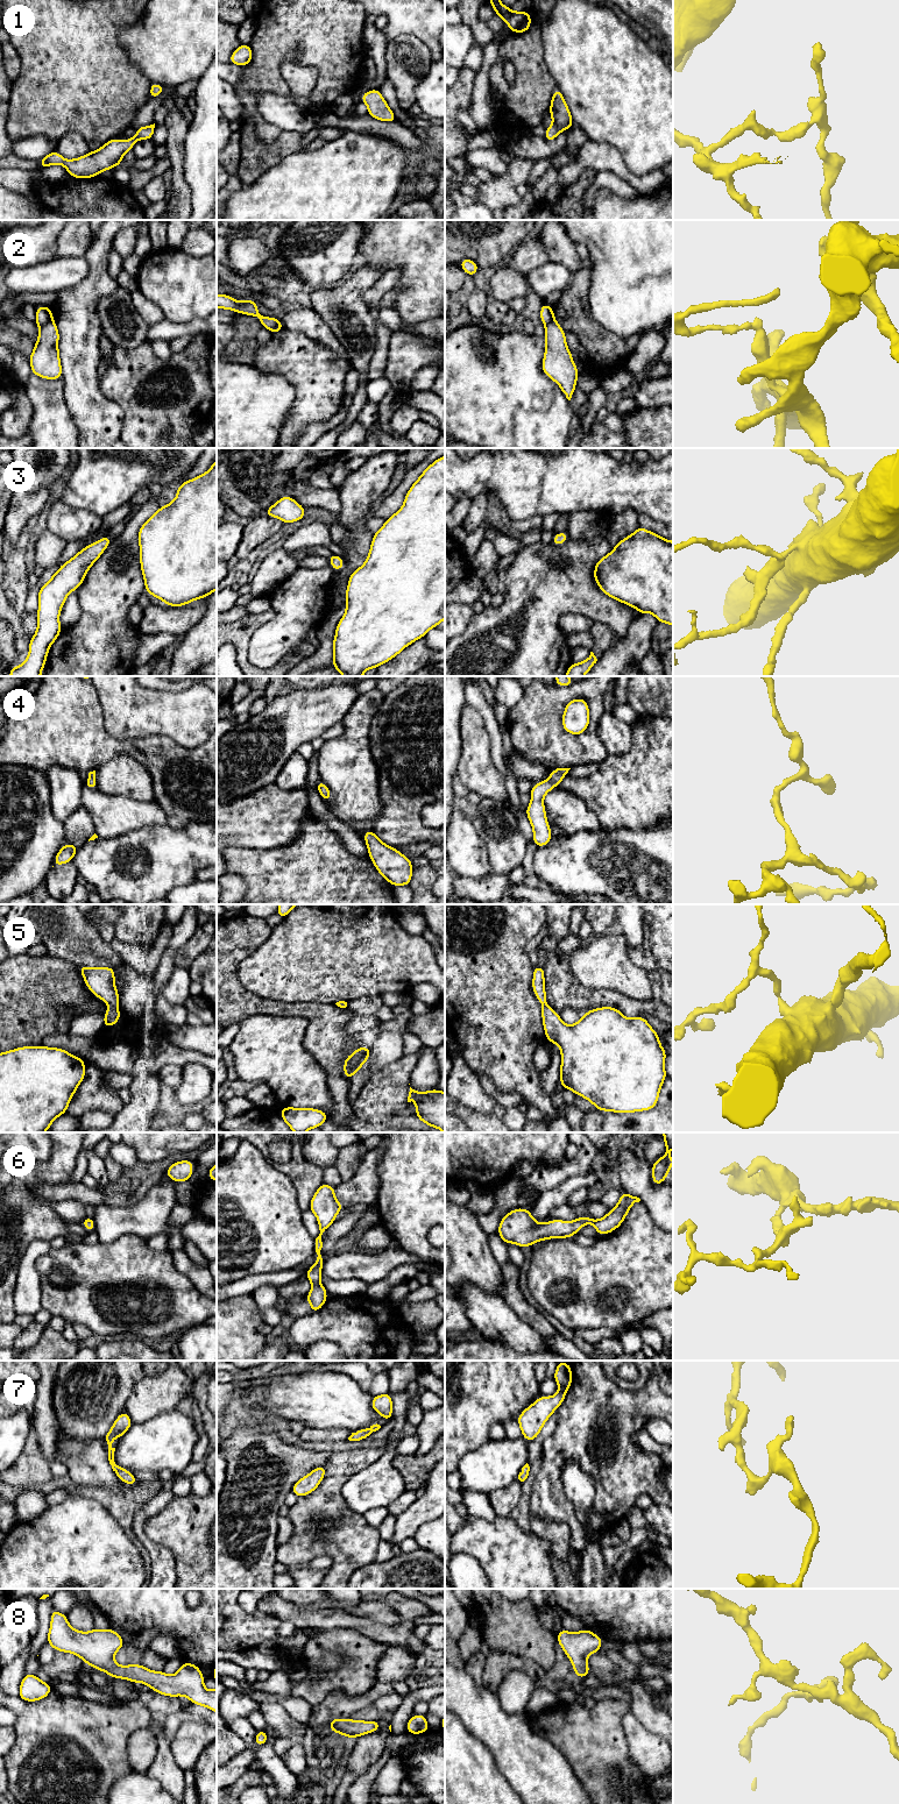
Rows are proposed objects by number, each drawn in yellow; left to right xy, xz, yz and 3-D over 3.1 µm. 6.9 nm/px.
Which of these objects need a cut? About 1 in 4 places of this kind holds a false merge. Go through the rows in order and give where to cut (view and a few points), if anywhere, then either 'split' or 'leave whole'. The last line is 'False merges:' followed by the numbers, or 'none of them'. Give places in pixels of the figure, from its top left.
1: cut none; leave whole
2: cut xy (52, 320), (40, 327); split
3: cut none; leave whole
4: cut none; leave whole
5: cut none; leave whole
6: cut none; leave whole
7: cut none; leave whole
8: cut none; leave whole
False merges: 2

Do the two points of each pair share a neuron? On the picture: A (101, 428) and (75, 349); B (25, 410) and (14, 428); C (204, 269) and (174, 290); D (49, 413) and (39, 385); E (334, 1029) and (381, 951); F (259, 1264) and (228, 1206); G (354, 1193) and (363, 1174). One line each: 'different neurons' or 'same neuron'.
A: same neuron
B: same neuron
C: same neuron
D: same neuron
E: different neurons
F: same neuron
G: same neuron

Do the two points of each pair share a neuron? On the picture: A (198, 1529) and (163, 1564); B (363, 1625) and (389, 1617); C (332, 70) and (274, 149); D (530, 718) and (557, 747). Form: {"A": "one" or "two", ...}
{"A": "two", "B": "two", "C": "two", "D": "one"}

